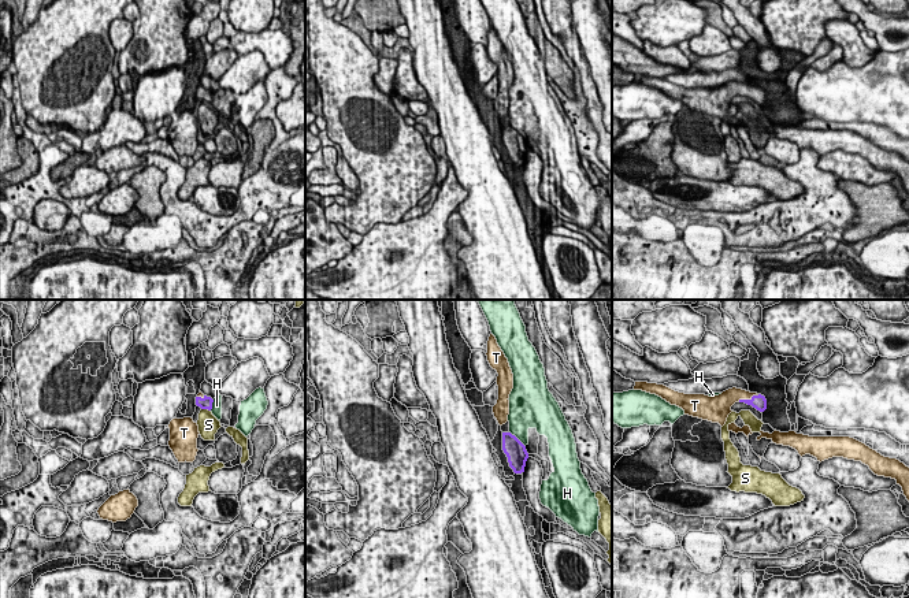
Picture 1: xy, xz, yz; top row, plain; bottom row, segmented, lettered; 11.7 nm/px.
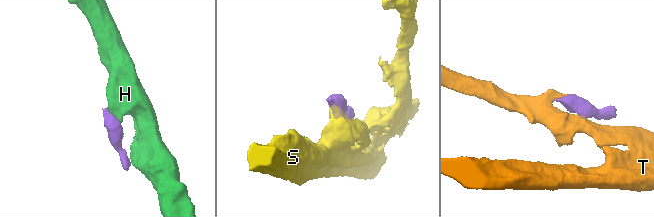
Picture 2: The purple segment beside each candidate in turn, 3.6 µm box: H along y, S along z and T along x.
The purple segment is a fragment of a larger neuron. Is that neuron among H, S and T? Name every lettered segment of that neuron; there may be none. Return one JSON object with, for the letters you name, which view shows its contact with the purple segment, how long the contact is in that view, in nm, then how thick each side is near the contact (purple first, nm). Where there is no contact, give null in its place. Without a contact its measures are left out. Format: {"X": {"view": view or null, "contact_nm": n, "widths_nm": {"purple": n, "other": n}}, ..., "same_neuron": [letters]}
{"T": {"view": "yz", "contact_nm": 260, "widths_nm": {"purple": 160, "other": 200}}, "same_neuron": ["T"]}

